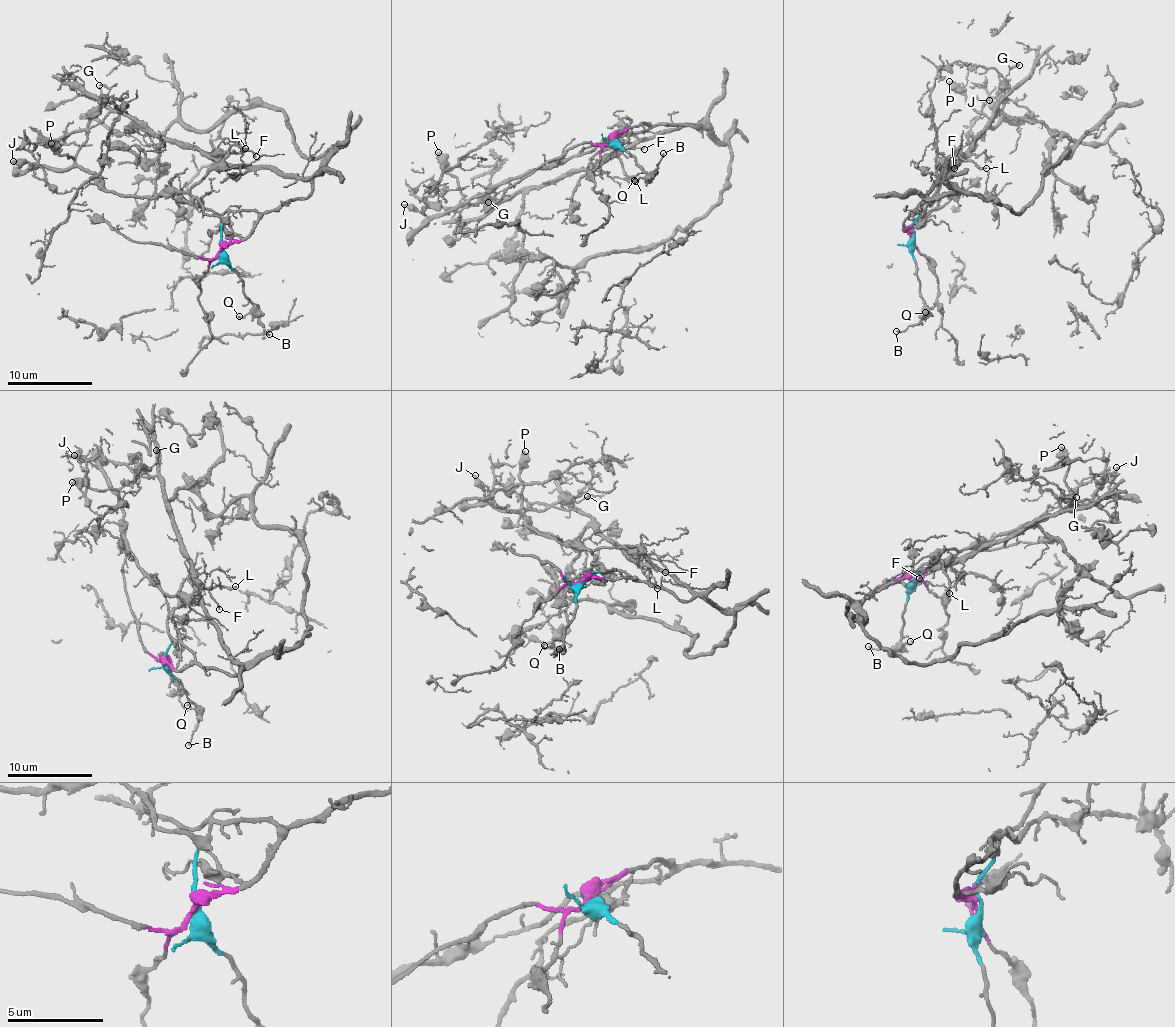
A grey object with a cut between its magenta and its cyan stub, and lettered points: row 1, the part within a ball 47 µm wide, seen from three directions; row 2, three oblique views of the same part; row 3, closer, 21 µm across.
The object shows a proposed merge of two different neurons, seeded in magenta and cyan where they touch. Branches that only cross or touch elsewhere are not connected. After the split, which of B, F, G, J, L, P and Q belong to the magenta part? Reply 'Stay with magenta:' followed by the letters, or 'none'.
Stay with magenta: none

